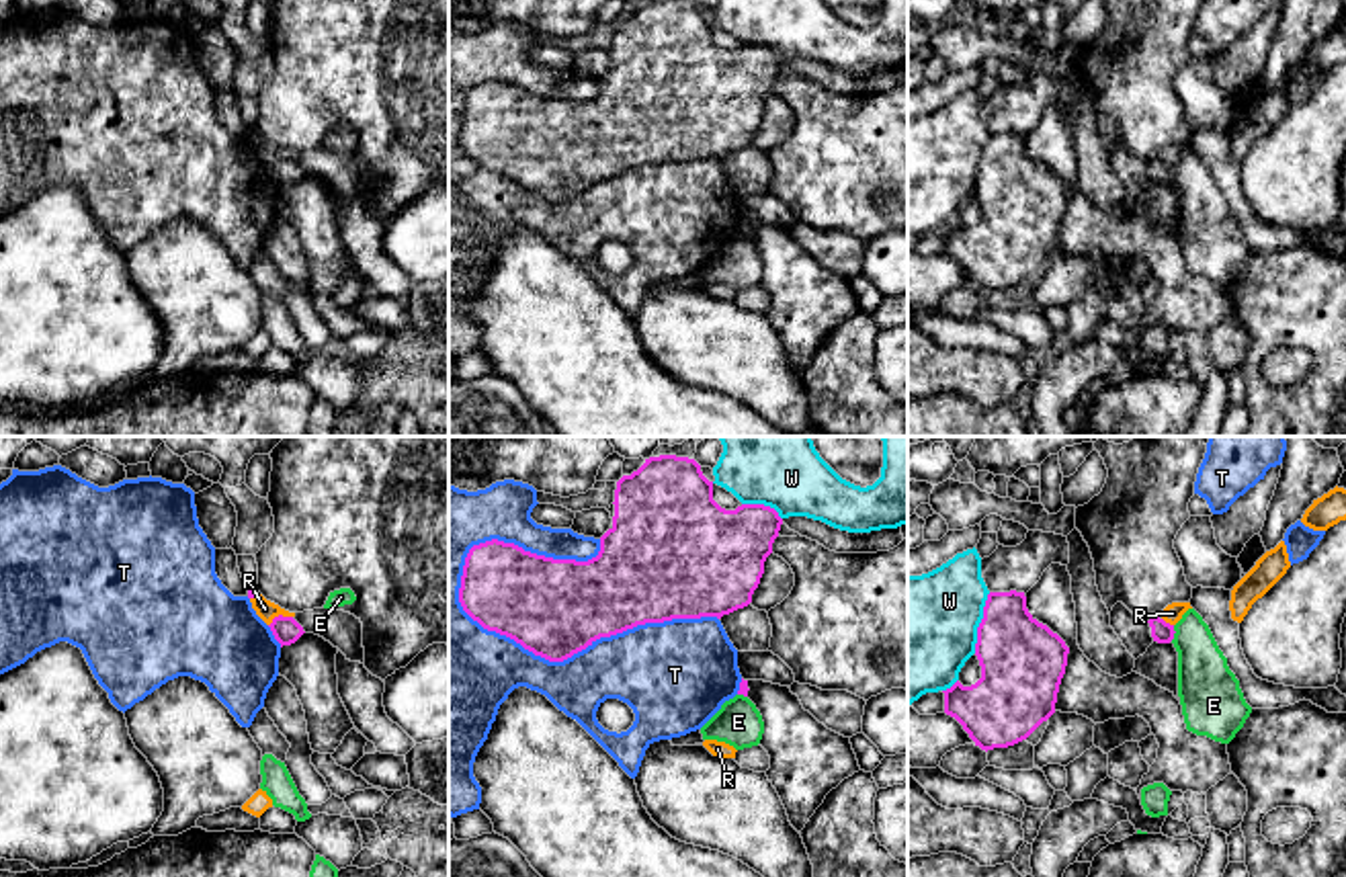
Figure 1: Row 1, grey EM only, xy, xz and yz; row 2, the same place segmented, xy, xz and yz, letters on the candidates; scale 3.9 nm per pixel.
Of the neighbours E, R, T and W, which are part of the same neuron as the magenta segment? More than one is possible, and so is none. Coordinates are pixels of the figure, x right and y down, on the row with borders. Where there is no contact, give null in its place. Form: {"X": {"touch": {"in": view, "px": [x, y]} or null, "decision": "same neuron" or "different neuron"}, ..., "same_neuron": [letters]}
{"E": {"touch": {"in": "yz", "px": [1174, 632]}, "decision": "different neuron"}, "R": {"touch": {"in": "xy", "px": [279, 615]}, "decision": "different neuron"}, "T": {"touch": {"in": "xz", "px": [580, 650]}, "decision": "different neuron"}, "W": {"touch": {"in": "yz", "px": [980, 623]}, "decision": "different neuron"}, "same_neuron": []}

